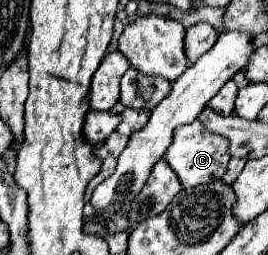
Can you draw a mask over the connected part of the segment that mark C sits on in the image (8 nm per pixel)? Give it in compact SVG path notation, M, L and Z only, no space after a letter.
M196 119L194 123L180 125L178 129L174 129L174 141L168 147L164 159L178 175L182 187L188 189L194 185L208 185L210 181L222 179L222 175L226 173L226 165L230 161L228 145L230 141L226 141L226 137L218 137L216 133L206 131L204 125Z

